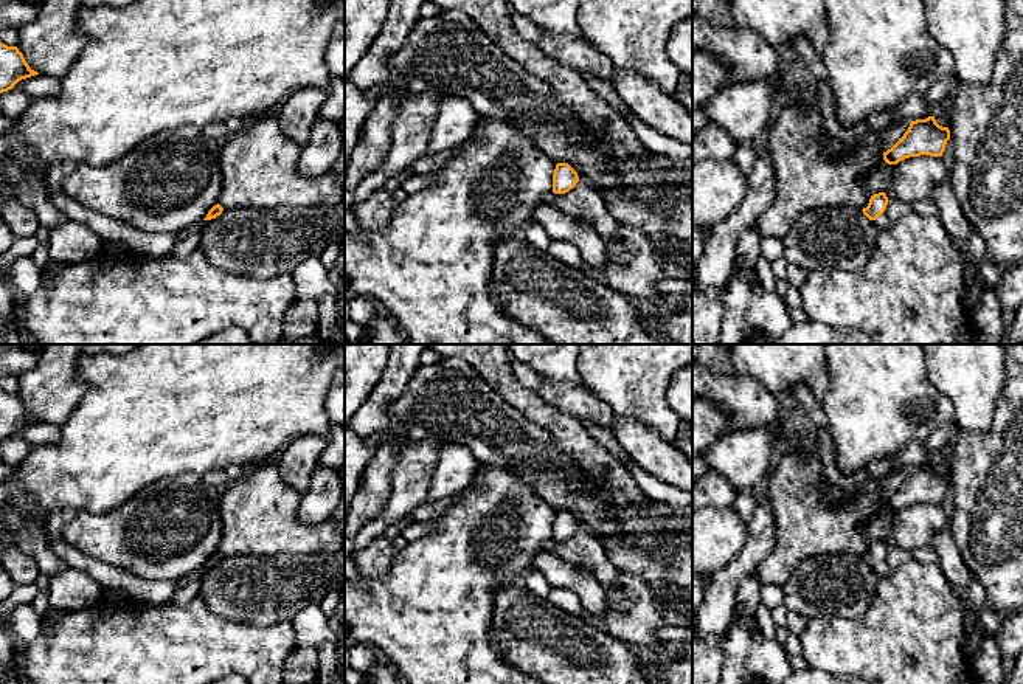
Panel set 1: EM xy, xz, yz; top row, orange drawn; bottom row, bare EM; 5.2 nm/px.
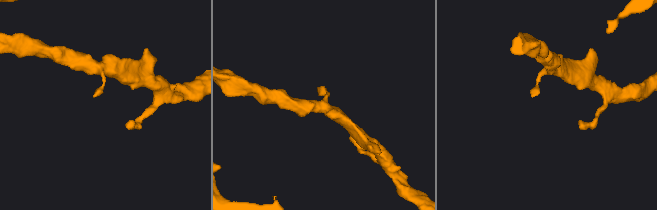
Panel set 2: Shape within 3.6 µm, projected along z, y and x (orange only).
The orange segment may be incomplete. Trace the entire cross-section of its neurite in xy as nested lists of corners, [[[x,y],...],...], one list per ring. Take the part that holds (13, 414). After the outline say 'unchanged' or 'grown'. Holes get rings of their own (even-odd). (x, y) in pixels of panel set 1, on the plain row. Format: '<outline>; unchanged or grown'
[[[0,389],[0,440],[36,422],[39,420],[29,416],[17,394],[8,394]]]; unchanged

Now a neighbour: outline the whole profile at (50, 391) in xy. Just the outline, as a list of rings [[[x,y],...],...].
[[[43,344],[34,368],[19,375],[17,396],[31,417],[62,425],[87,394],[76,378],[85,344]]]

